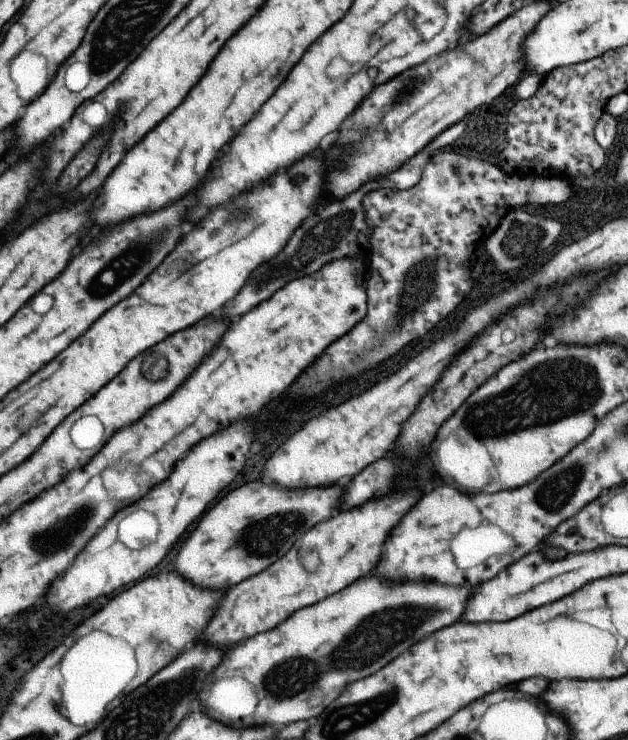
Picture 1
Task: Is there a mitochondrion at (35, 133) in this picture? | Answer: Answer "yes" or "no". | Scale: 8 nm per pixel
no

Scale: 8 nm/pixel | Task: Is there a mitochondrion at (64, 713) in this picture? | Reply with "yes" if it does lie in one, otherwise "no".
no

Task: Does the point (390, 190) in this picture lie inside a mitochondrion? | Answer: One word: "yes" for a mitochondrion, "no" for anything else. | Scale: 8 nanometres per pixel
no

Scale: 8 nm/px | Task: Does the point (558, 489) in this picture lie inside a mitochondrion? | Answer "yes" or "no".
yes

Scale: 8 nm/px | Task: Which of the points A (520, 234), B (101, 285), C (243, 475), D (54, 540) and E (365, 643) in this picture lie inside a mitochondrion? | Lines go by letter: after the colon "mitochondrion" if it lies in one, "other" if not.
A: mitochondrion
B: mitochondrion
C: other
D: mitochondrion
E: mitochondrion

